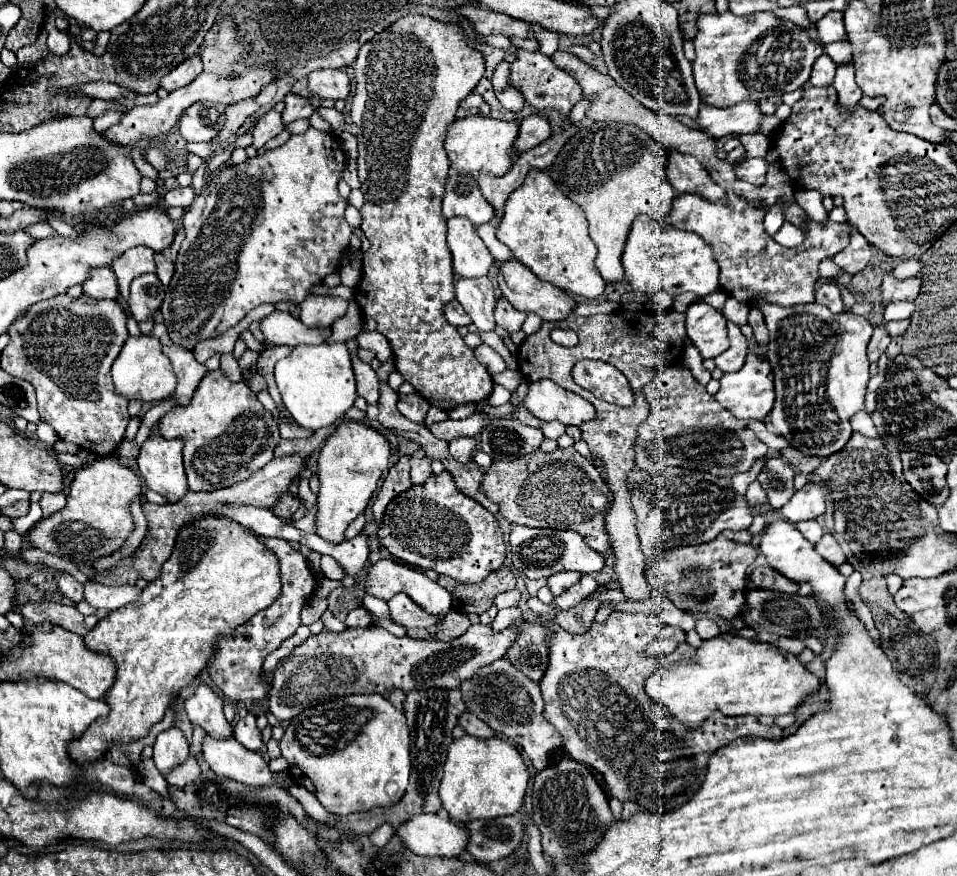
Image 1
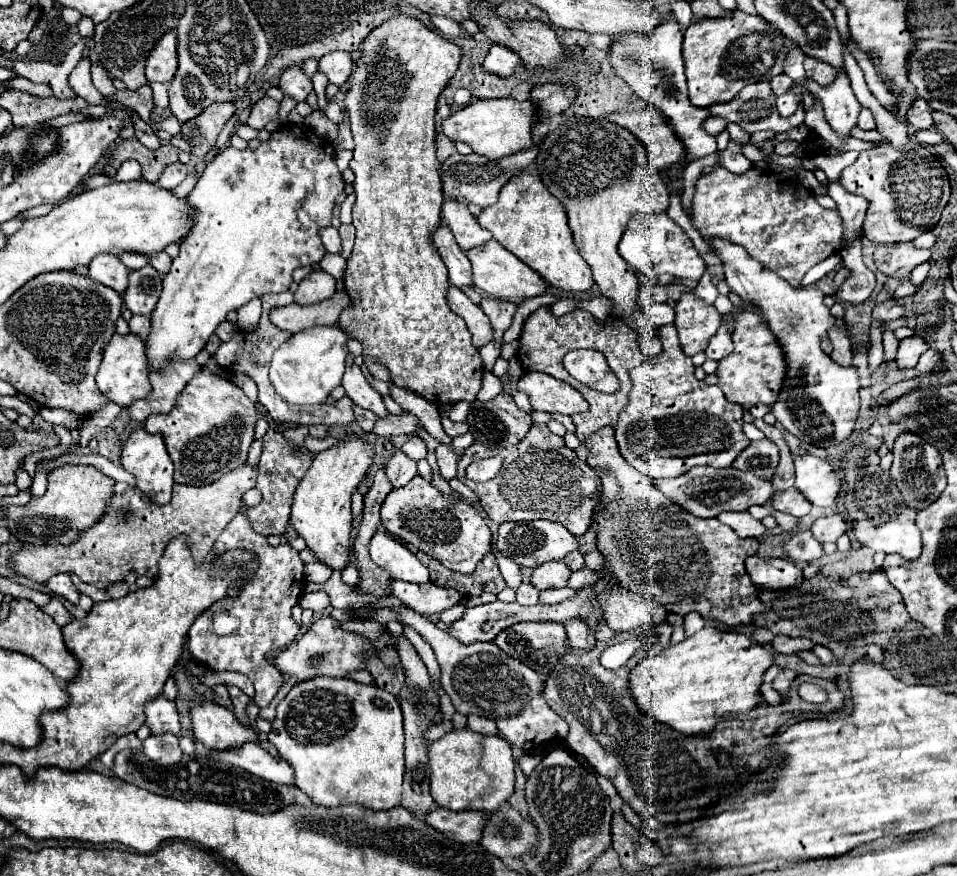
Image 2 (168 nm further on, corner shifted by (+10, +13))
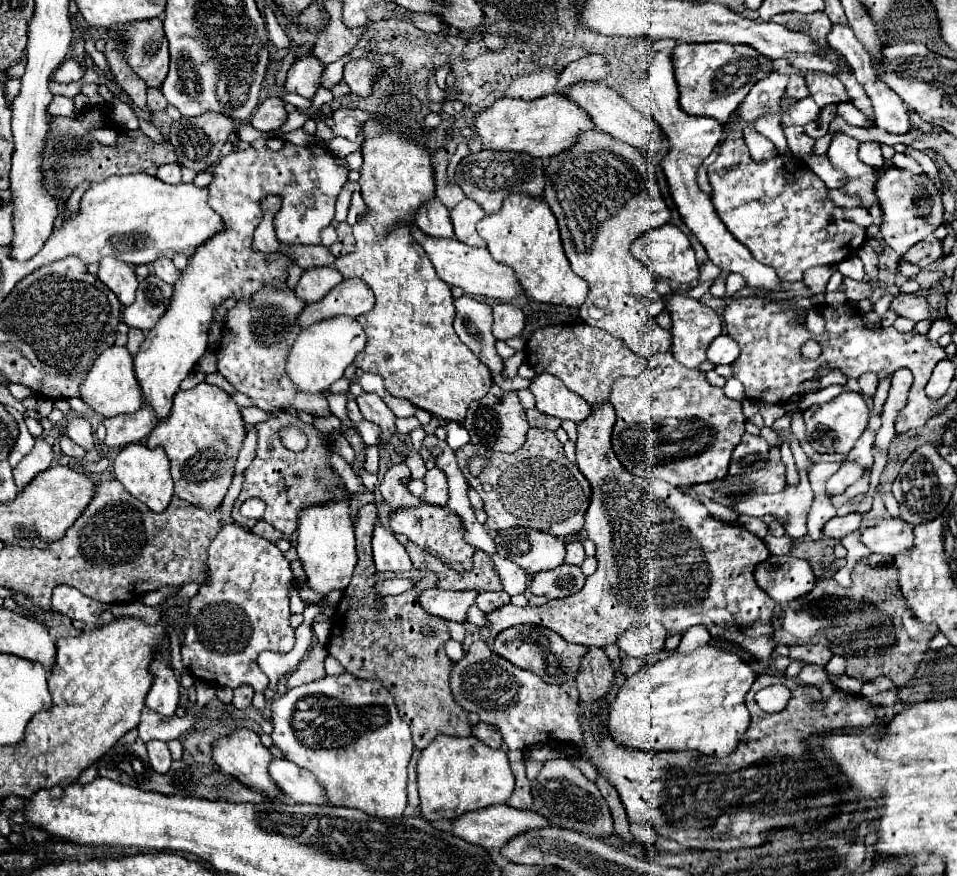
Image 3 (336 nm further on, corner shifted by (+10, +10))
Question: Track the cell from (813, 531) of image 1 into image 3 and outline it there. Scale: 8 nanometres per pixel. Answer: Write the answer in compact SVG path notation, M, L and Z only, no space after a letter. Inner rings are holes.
M801 473L797 485L785 485L783 491L773 495L749 497L737 503L737 507L733 509L737 513L751 515L751 517L773 515L785 527L785 533L789 537L799 539L807 535L807 515L811 505L813 505L813 491L807 475Z

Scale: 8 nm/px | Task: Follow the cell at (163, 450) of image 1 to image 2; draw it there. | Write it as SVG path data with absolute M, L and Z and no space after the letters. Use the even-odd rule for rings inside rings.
M145 428L133 430L123 446L121 452L121 464L127 472L135 476L135 488L139 488L145 496L151 498L155 504L165 504L171 500L171 488L173 488L173 462L167 454L167 448L163 444L161 434L147 434Z

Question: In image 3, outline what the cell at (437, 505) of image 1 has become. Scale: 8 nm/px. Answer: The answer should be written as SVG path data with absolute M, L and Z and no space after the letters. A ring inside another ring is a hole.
M421 503L419 507L401 507L401 509L395 509L389 513L389 527L393 533L407 535L409 541L413 541L427 553L441 559L449 569L459 571L459 573L473 569L475 547L465 543L463 521L449 507L439 507L439 505L431 505L431 503Z

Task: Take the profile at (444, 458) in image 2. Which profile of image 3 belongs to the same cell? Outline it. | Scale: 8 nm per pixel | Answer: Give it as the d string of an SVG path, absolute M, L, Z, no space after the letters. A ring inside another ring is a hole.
M437 465L427 471L425 483L427 483L427 489L423 493L423 501L433 503L433 505L447 505L447 499L449 499L449 495L447 495L447 477Z

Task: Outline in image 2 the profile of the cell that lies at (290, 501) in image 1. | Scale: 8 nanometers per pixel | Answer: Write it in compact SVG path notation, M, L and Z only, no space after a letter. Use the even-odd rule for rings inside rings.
M273 428L267 430L263 438L263 454L257 464L257 486L255 486L263 494L263 500L253 508L241 506L241 512L249 518L255 532L259 532L261 536L271 536L271 534L283 536L287 532L293 492L299 484L299 478L303 478L305 472L309 470L311 460L313 460L313 452L303 454L299 448L293 448L279 430Z

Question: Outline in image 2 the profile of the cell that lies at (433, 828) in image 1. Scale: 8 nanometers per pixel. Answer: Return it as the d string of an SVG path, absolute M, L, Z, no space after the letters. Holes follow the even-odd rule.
M437 808L429 812L425 820L435 830L443 832L447 838L461 844L473 844L481 840L481 832L485 830L485 820L489 820L489 816L491 816L489 812L477 812L477 810L453 812L453 810Z

